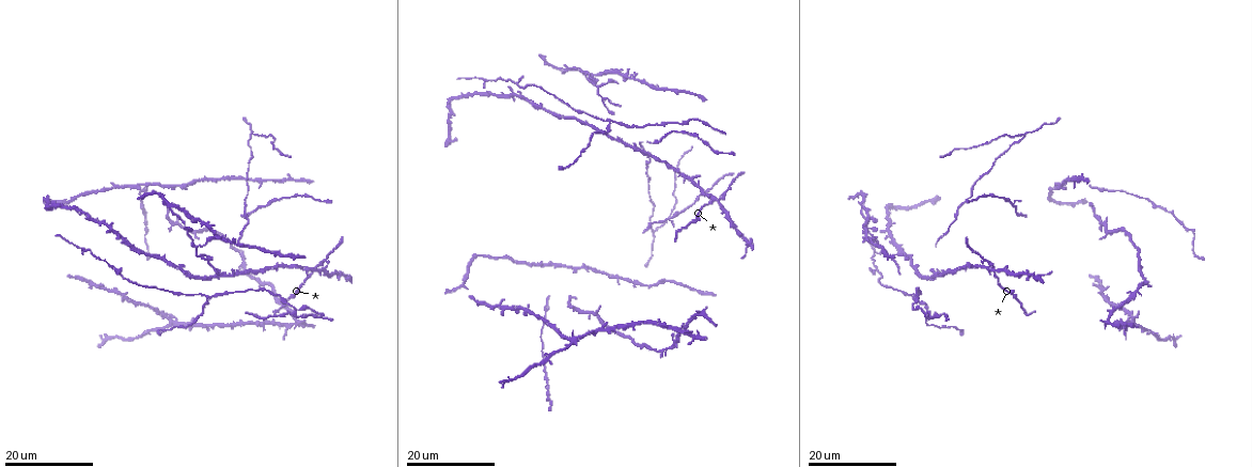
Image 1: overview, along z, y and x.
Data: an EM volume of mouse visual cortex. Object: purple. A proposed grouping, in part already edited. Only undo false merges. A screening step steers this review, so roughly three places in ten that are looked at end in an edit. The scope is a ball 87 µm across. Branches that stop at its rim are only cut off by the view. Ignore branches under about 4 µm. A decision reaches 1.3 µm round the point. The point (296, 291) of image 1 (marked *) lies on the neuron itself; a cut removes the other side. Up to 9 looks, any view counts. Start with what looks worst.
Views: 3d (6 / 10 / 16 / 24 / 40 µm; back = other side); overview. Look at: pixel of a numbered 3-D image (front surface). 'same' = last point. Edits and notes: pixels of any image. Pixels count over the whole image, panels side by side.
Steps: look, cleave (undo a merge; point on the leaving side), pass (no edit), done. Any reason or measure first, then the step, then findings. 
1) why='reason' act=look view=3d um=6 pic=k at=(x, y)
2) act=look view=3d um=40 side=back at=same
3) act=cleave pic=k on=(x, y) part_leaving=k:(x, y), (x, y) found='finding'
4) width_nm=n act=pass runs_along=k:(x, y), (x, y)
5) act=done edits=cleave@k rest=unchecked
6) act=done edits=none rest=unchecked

why='arms part here' act=look view=3d um=16 pic=1 at=(253, 134)

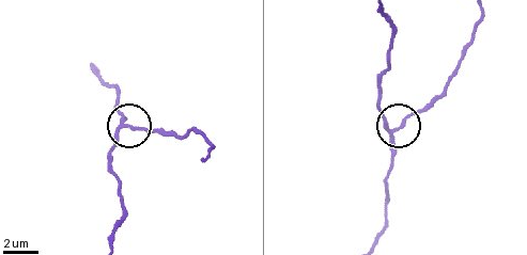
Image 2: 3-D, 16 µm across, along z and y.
act=look view=3d um=6 pic=2 at=(396, 129)

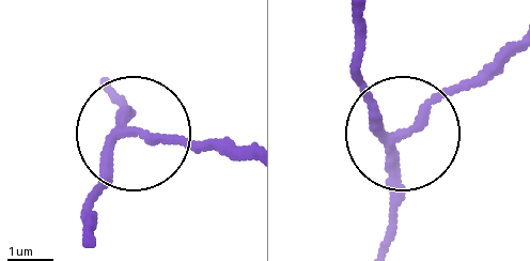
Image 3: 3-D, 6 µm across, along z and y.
act=cleave pic=3 on=(100, 182) part_leaving=3:(114, 125), (92, 236) found='two neurons meet here'

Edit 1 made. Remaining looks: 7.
why='a fork' act=look view=3d um=24 pic=1 at=(610, 118)

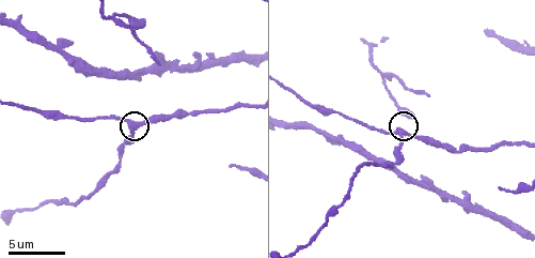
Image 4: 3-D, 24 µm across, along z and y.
why='closer look' act=look view=3d um=10 pic=4 at=(135, 127)

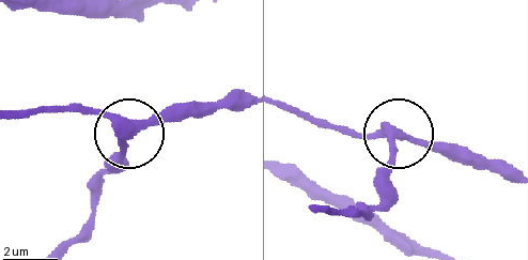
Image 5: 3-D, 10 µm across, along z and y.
side_arm_um=23 act=pass found='all the same neuron'

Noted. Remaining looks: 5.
act=look view=3d um=16 pic=1 at=(992, 270)

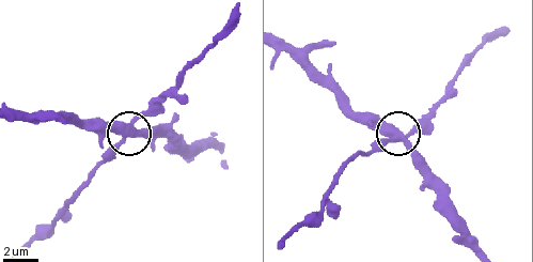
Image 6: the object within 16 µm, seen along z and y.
why='closer look' act=look view=3d um=10 pic=6 at=(127, 124)

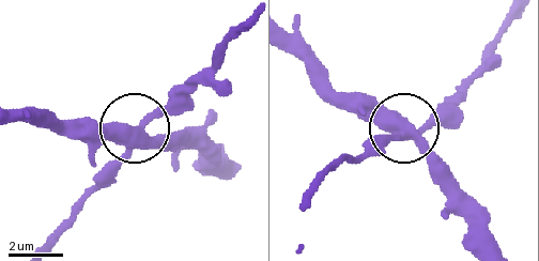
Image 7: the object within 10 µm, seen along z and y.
width_nm=430 act=pass runs_along=7:(308, 192), (340, 159), (400, 134), (324, 102) found='continuous, no second neuron'

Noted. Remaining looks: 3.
why='two arms in line, one across' act=look view=3d um=24 pic=1 at=(172, 205)

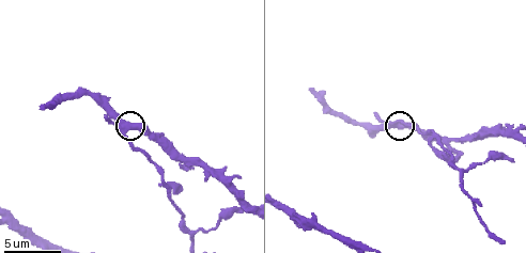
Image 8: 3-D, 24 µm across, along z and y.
why='closer look' act=look view=3d um=6 pic=8 at=(129, 126)

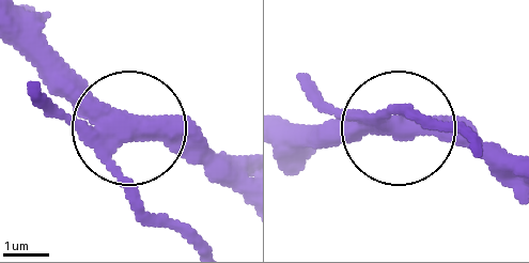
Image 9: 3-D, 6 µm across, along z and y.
act=look view=3d um=6 side=back pic=9 at=(131, 127)

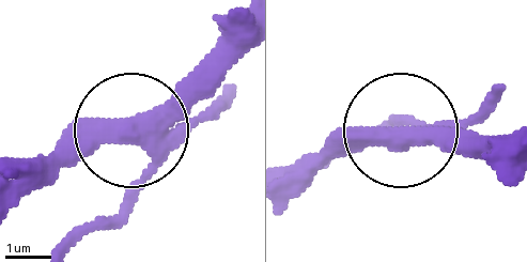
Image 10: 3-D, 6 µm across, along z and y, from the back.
width_nm=390 act=cleave pic=10 on=(132, 211) part_leaving=10:(164, 149), (83, 236) found='two neurons meet here'

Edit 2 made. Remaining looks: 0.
act=done edits=cleave@3,cleave@10 rest=unchecked

